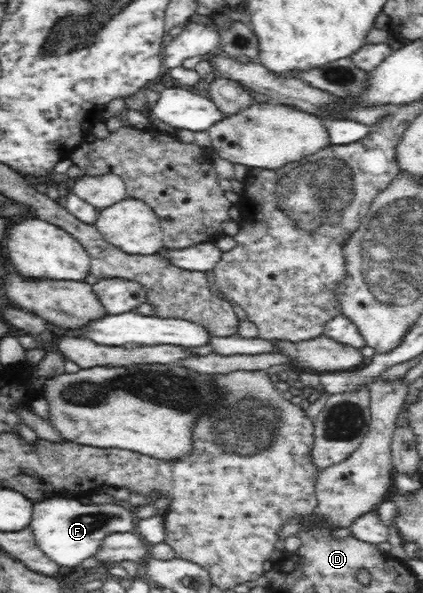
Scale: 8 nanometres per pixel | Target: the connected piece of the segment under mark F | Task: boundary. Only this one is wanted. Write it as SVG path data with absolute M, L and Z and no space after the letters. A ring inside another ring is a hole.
M51 498L47 502L41 502L35 505L32 510L32 519L29 524L34 540L38 548L51 561L55 561L59 566L77 566L81 560L95 556L97 551L101 548L104 538L114 532L132 532L135 531L138 518L135 513L125 506L119 504L80 504L75 499L67 498Z

